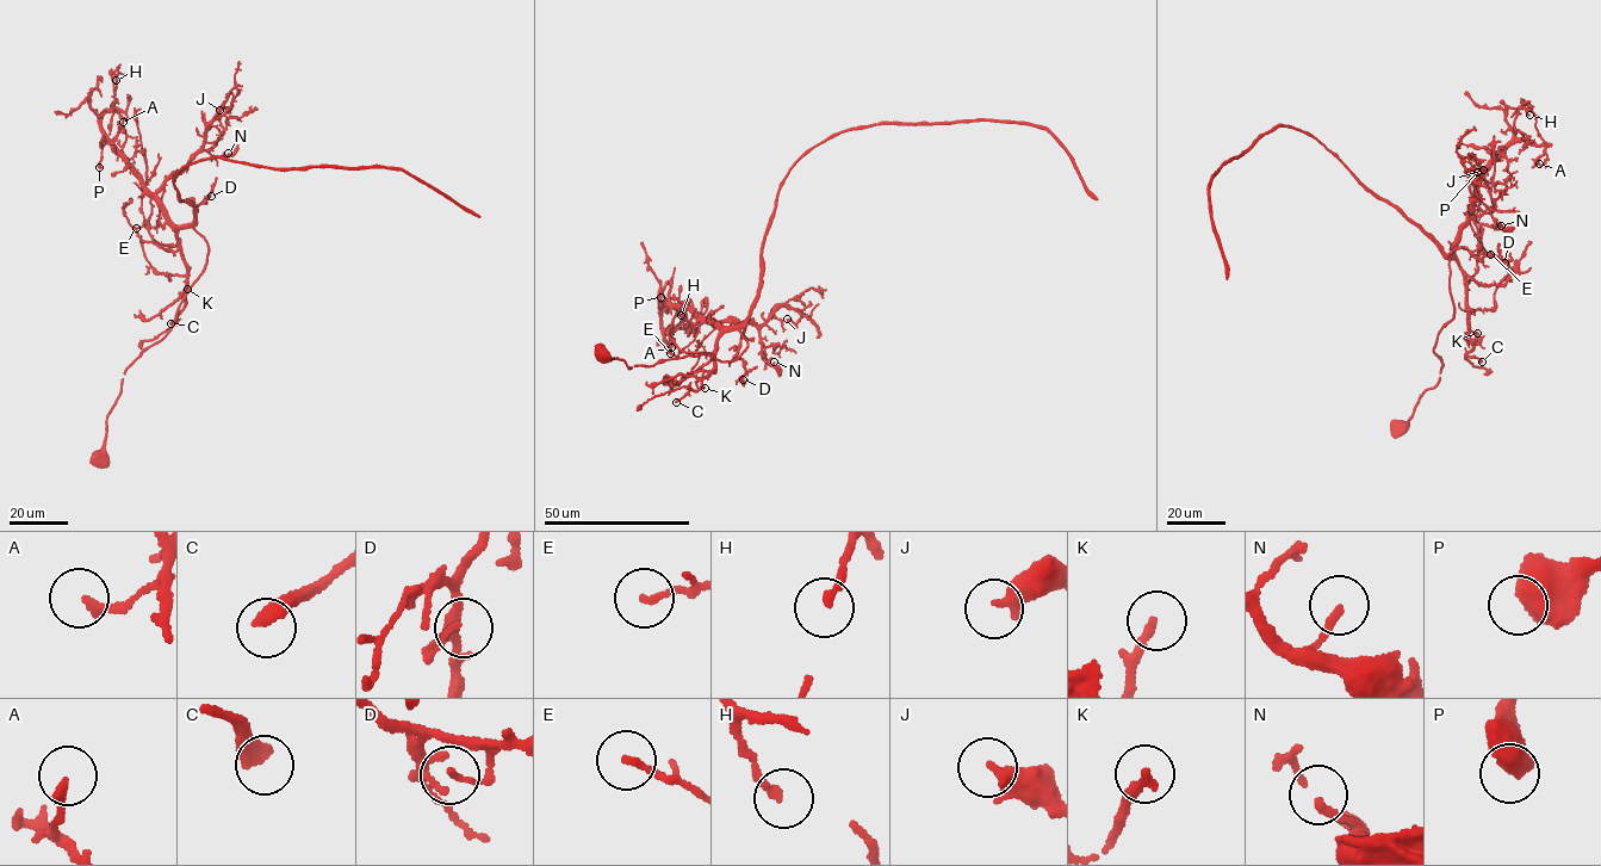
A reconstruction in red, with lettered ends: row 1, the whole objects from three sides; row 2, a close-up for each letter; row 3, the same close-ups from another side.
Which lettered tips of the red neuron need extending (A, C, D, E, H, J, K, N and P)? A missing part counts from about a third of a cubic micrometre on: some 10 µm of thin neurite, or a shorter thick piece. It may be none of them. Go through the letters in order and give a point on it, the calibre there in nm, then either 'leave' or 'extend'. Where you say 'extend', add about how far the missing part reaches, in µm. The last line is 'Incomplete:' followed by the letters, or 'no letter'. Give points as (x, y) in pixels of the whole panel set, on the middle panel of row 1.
A: (671, 347) | 220 nm | leave
C: (676, 402) | 440 nm | extend | 10 µm
D: (743, 379) | 120 nm | leave
E: (670, 353) | 150 nm | leave
H: (681, 315) | 190 nm | leave
J: (787, 319) | 440 nm | leave
K: (705, 388) | 180 nm | leave
N: (774, 362) | 190 nm | leave
P: (661, 297) | 700 nm | leave
Incomplete: C

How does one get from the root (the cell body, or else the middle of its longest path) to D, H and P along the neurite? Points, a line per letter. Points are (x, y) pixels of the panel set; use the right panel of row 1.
D: (1400, 428), (1419, 395), (1439, 381), (1443, 365), (1433, 347), (1454, 309), (1447, 255), (1464, 248), (1505, 263)
H: (1400, 428), (1439, 381), (1449, 258), (1478, 179), (1530, 143), (1514, 125), (1521, 107), (1530, 115)
P: (1400, 428), (1439, 381), (1443, 365), (1433, 347), (1454, 309), (1449, 258), (1494, 159), (1477, 172)

